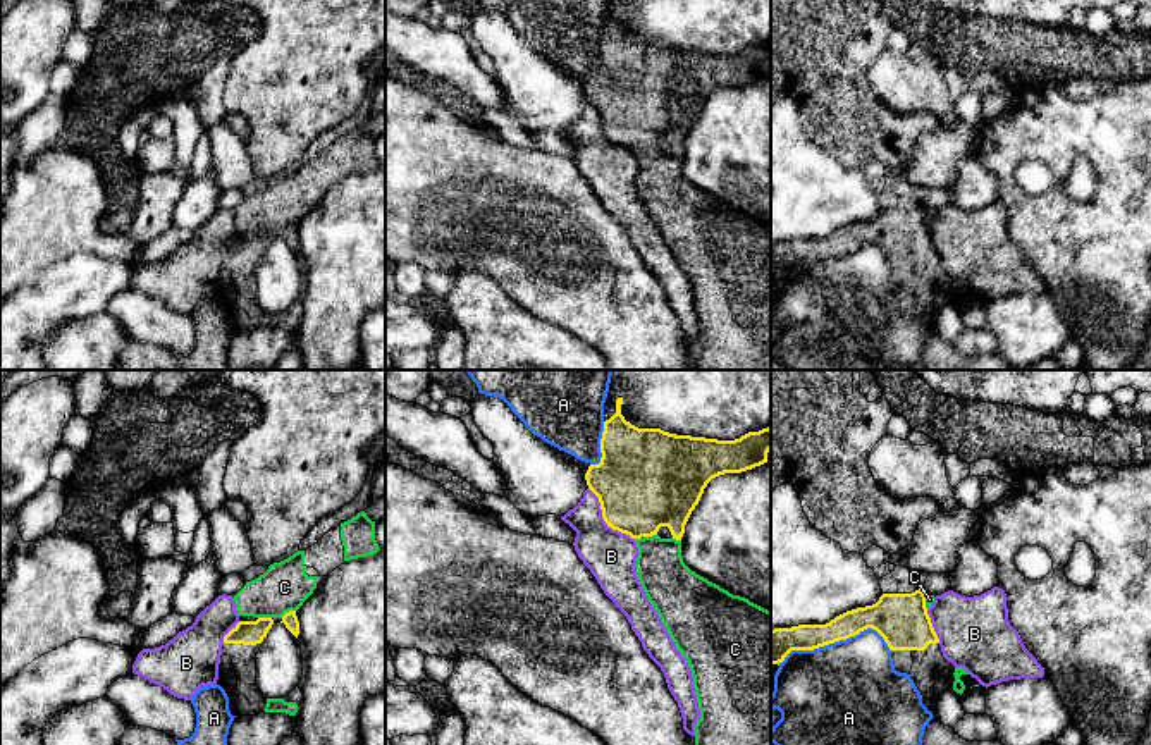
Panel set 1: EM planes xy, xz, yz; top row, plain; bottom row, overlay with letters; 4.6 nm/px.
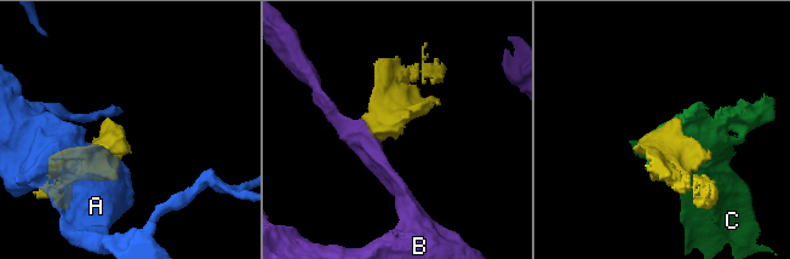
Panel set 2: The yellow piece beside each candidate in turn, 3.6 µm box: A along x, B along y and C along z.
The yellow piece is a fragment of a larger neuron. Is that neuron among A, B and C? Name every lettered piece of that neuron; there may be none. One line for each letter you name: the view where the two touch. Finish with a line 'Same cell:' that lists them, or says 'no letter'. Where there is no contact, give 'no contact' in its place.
C: xy
Same cell: C

